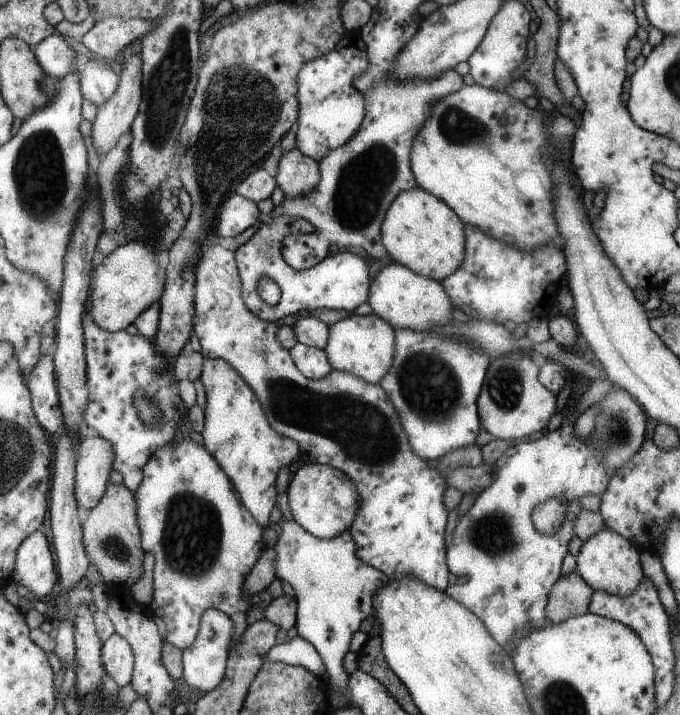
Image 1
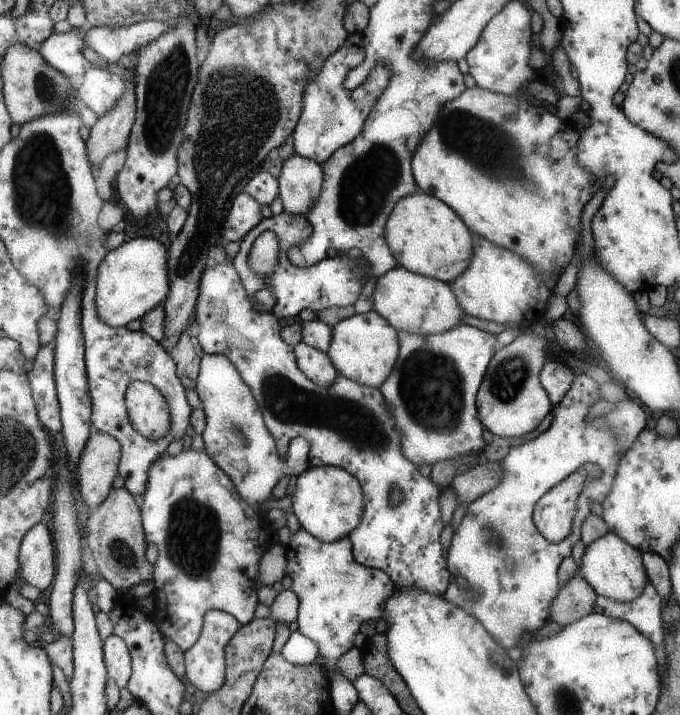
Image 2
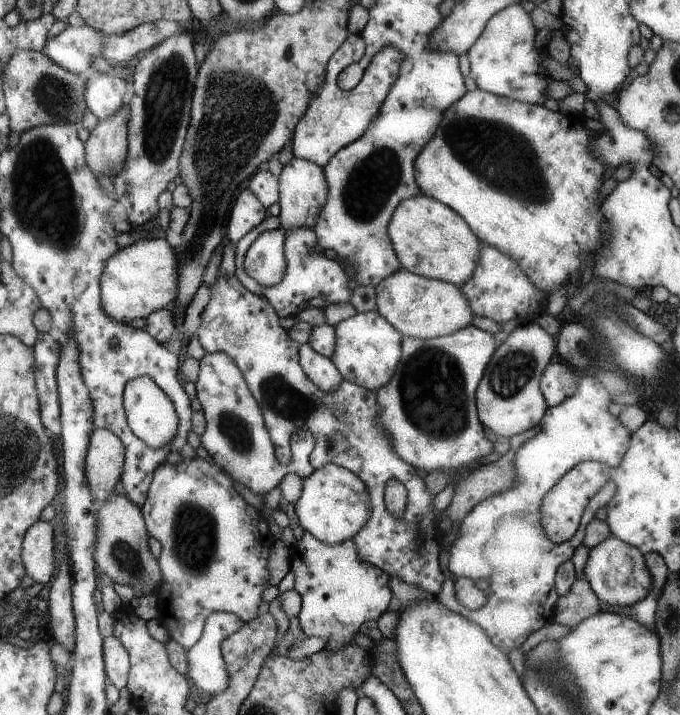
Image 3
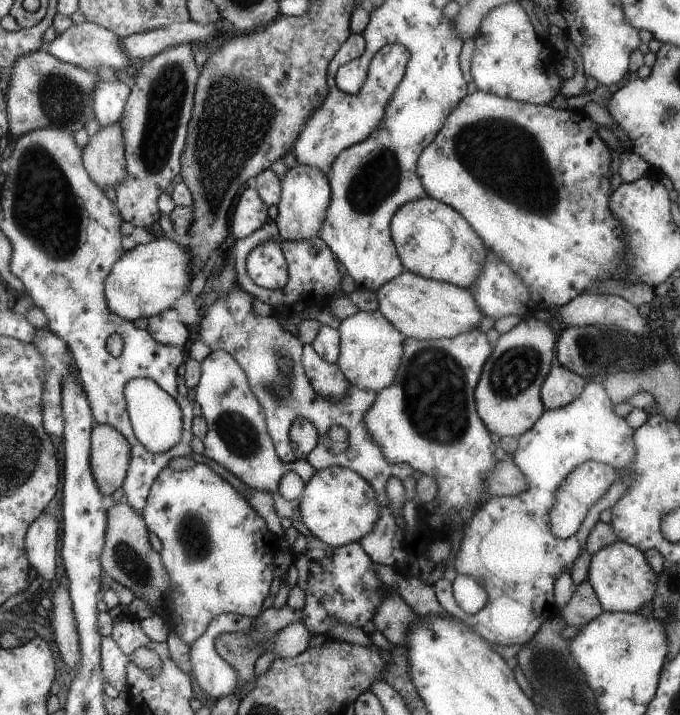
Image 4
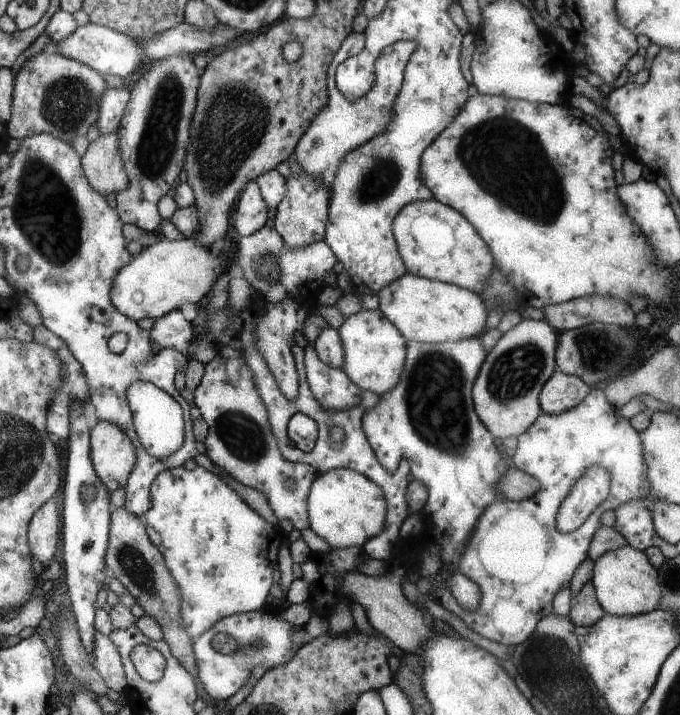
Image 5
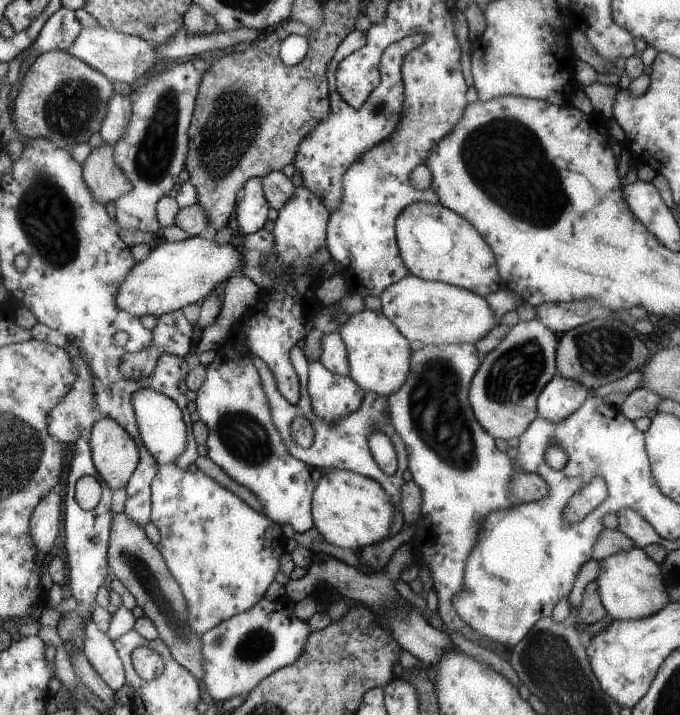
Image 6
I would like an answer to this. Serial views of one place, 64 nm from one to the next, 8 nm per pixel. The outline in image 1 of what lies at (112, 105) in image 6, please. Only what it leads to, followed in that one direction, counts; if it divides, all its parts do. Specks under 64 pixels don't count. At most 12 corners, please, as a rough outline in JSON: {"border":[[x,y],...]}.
{"border":[[83,60],[81,88],[95,106],[111,100],[119,78],[107,60]]}

